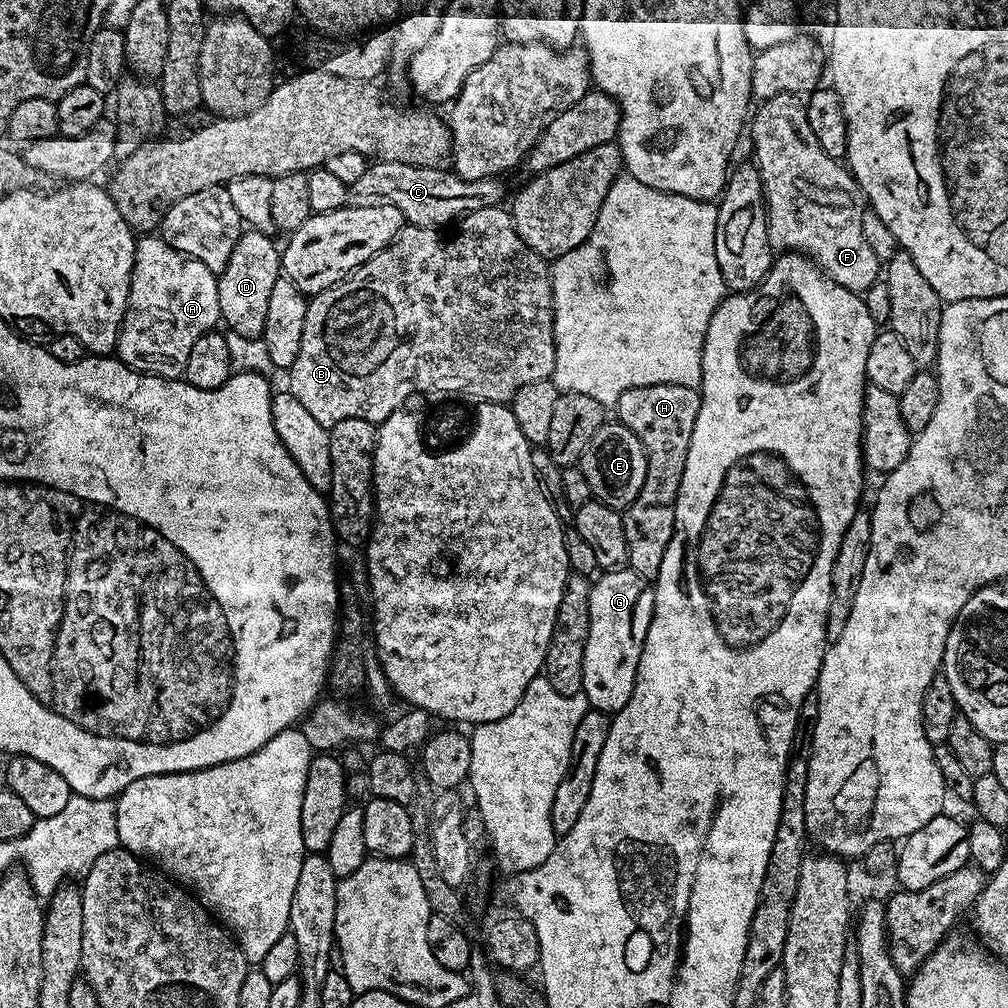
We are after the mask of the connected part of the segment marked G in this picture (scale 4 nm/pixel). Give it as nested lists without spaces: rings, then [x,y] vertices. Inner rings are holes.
[[[627,567],[605,571],[592,584],[590,634],[586,638],[586,654],[582,662],[582,678],[584,679],[582,691],[595,711],[615,714],[622,710],[622,706],[626,706],[626,702],[630,702],[630,694],[634,690],[634,682],[638,674],[638,658],[642,658],[642,646],[646,642],[646,630],[650,630],[650,618],[655,601],[656,593],[653,585]]]

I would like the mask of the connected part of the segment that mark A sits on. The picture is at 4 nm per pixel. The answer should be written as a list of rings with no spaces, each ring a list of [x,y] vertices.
[[[141,235],[136,241],[128,309],[120,327],[115,355],[135,372],[183,377],[194,342],[221,323],[217,279],[217,273],[174,250],[159,235]]]

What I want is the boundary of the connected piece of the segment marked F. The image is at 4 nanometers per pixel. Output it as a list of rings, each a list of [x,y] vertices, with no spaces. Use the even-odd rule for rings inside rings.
[[[785,94],[783,96],[775,96],[769,100],[763,101],[759,105],[760,108],[755,109],[754,115],[750,120],[750,136],[752,132],[752,148],[756,151],[754,163],[761,174],[761,184],[764,187],[764,200],[768,203],[768,243],[772,245],[777,253],[783,254],[786,252],[798,252],[813,260],[821,270],[834,282],[838,282],[842,286],[846,286],[852,292],[864,294],[869,287],[876,281],[879,281],[882,276],[882,261],[875,256],[874,251],[866,242],[865,235],[862,234],[862,214],[866,209],[866,197],[864,191],[856,184],[855,178],[847,167],[839,159],[831,157],[822,150],[818,139],[814,136],[813,130],[810,130],[805,101],[796,94]]]

